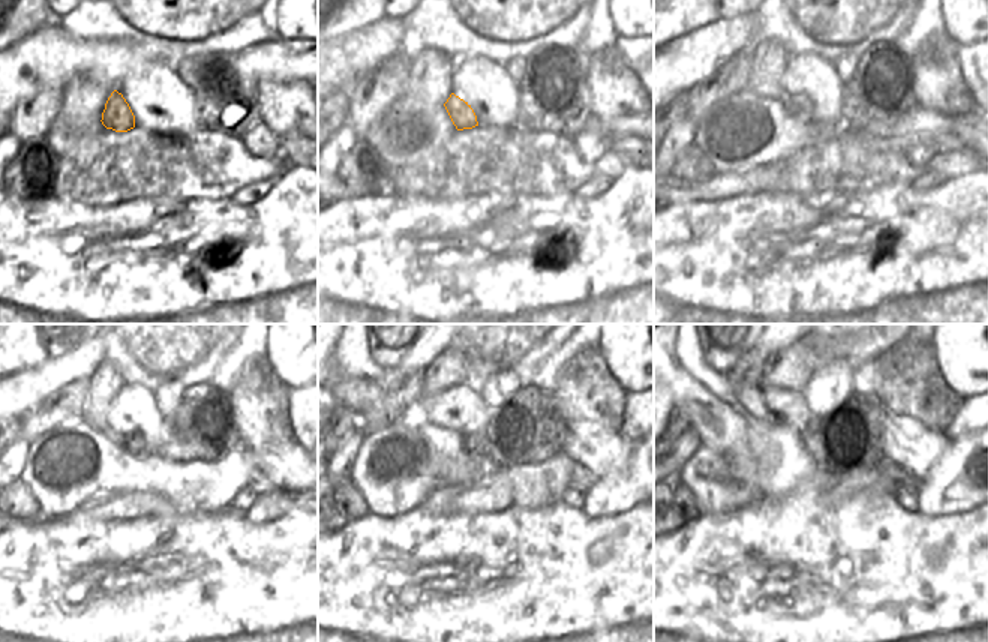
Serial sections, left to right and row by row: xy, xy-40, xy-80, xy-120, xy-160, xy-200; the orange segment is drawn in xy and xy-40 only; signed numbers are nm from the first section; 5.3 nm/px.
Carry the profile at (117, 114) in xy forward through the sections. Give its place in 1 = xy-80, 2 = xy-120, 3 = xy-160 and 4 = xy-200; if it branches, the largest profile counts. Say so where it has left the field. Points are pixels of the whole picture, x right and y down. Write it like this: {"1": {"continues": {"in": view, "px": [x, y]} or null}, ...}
{"1": {"continues": {"in": "xy-80", "px": [799, 107]}}, "2": {"continues": {"in": "xy-120", "px": [134, 443]}}, "3": {"continues": {"in": "xy-160", "px": [495, 435]}}, "4": {"continues": {"in": "xy-200", "px": [826, 432]}}}

